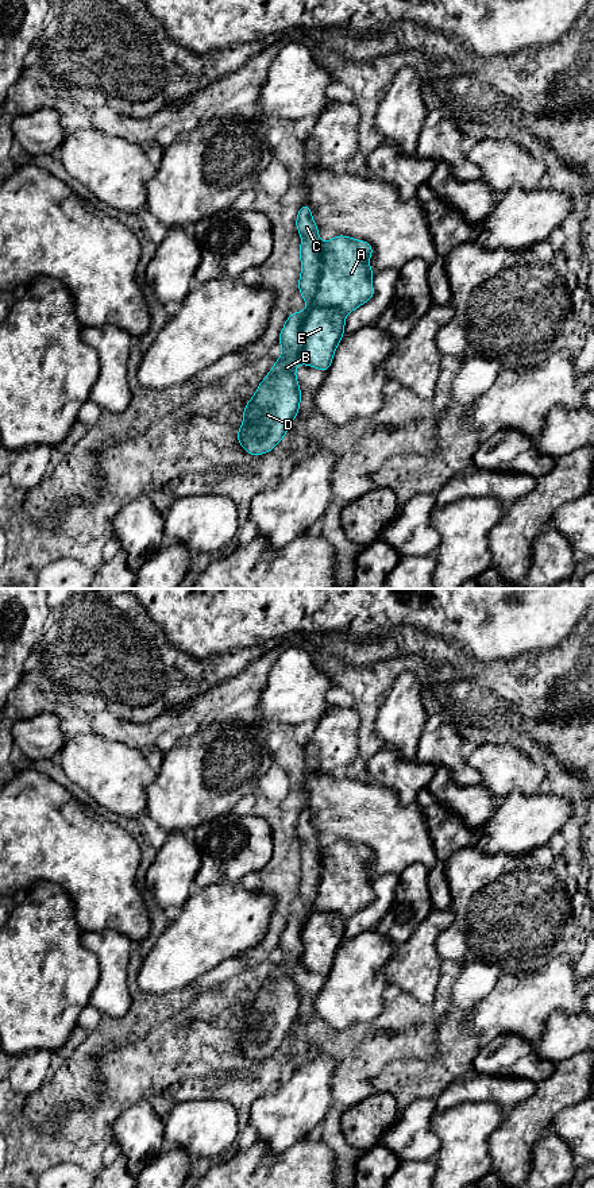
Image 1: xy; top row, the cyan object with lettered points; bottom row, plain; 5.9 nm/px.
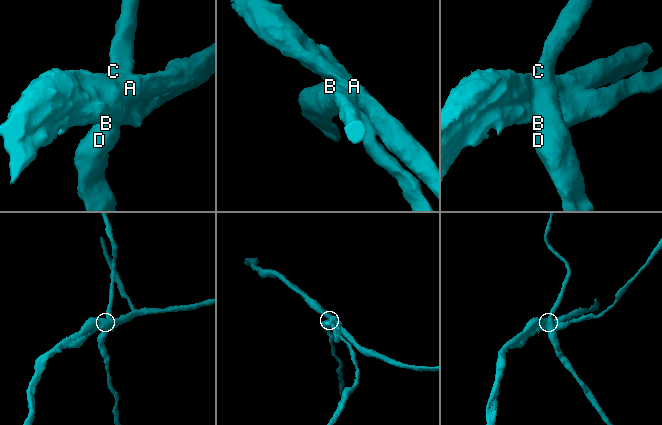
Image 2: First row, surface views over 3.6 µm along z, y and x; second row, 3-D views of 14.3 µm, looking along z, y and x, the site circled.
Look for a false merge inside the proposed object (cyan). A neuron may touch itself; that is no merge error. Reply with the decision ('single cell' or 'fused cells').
fused cells

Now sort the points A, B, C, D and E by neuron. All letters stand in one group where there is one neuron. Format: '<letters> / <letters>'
A E / B C D

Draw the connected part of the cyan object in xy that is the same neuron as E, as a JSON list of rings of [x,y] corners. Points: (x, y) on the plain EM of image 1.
[[[338,840],[320,852],[321,873],[315,910],[302,927],[301,965],[328,976],[335,954],[344,941],[346,919],[369,906],[375,895],[369,869],[373,850]]]

